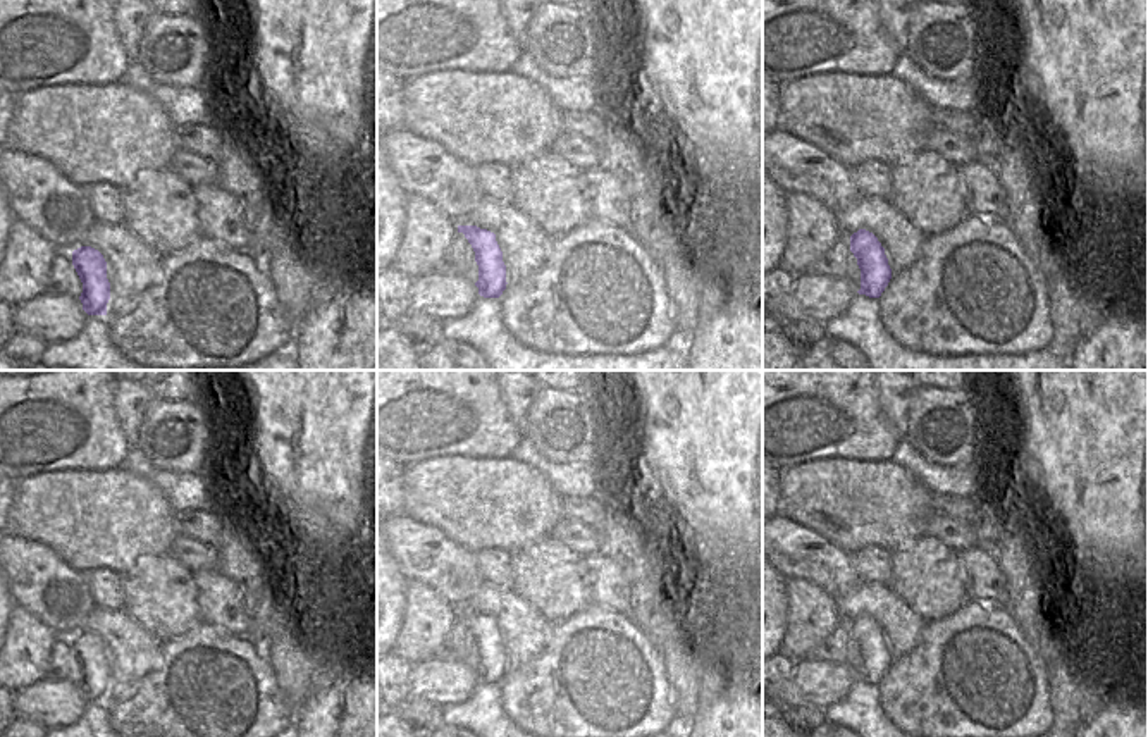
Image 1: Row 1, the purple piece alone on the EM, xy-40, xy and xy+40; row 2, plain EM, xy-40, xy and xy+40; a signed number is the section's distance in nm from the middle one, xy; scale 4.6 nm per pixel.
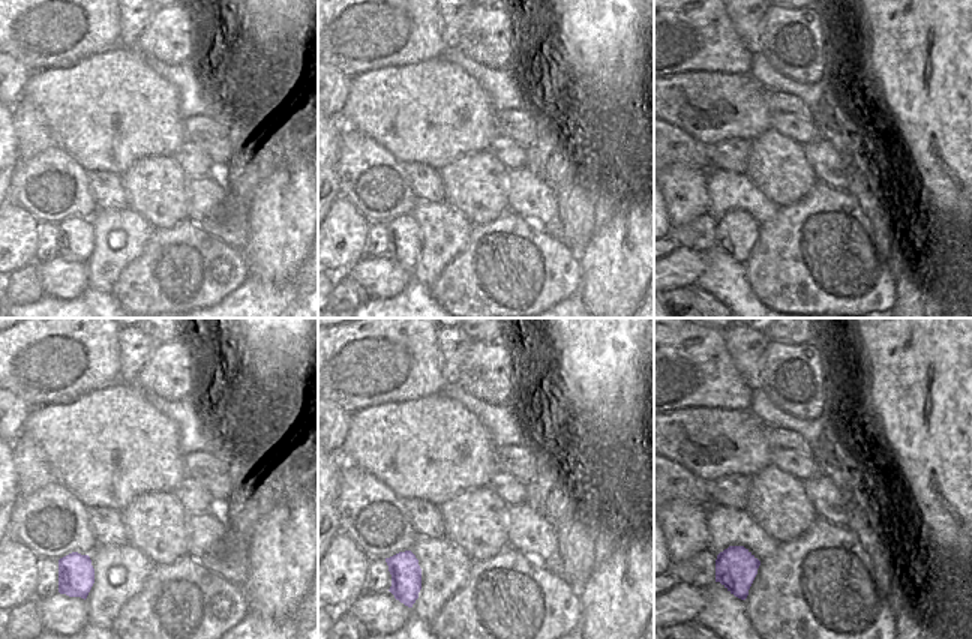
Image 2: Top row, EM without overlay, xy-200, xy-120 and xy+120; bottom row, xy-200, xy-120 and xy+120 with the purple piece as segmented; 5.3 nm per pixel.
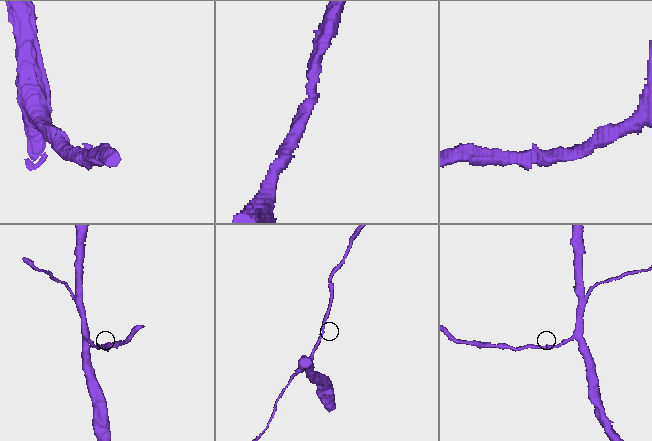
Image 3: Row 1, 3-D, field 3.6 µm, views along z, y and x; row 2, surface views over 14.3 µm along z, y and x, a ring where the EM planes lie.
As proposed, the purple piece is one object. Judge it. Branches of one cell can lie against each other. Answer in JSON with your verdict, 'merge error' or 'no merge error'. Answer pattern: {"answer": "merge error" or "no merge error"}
{"answer": "no merge error"}

